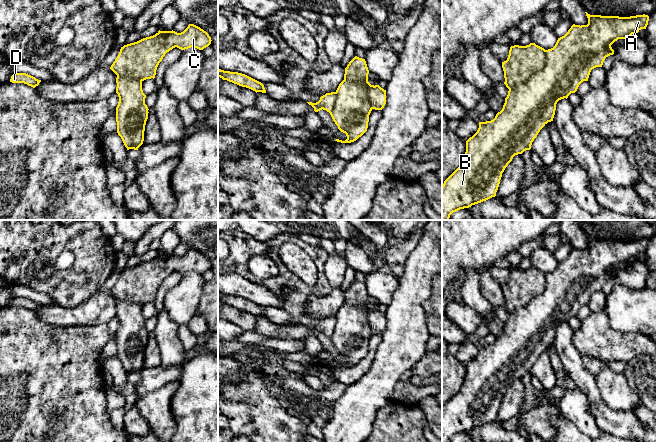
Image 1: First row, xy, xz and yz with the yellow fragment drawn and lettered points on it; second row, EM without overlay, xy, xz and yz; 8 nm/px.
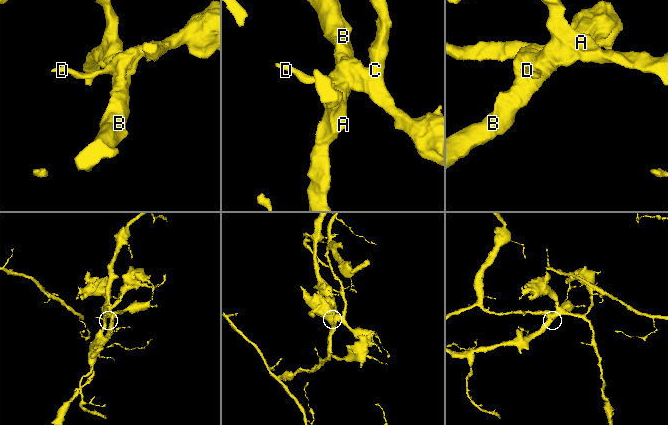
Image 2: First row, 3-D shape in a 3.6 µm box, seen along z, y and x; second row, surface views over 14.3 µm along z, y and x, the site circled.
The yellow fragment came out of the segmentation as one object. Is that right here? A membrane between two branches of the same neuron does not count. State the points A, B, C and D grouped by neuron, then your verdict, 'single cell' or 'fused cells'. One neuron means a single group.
groups A B / C D; fused cells

